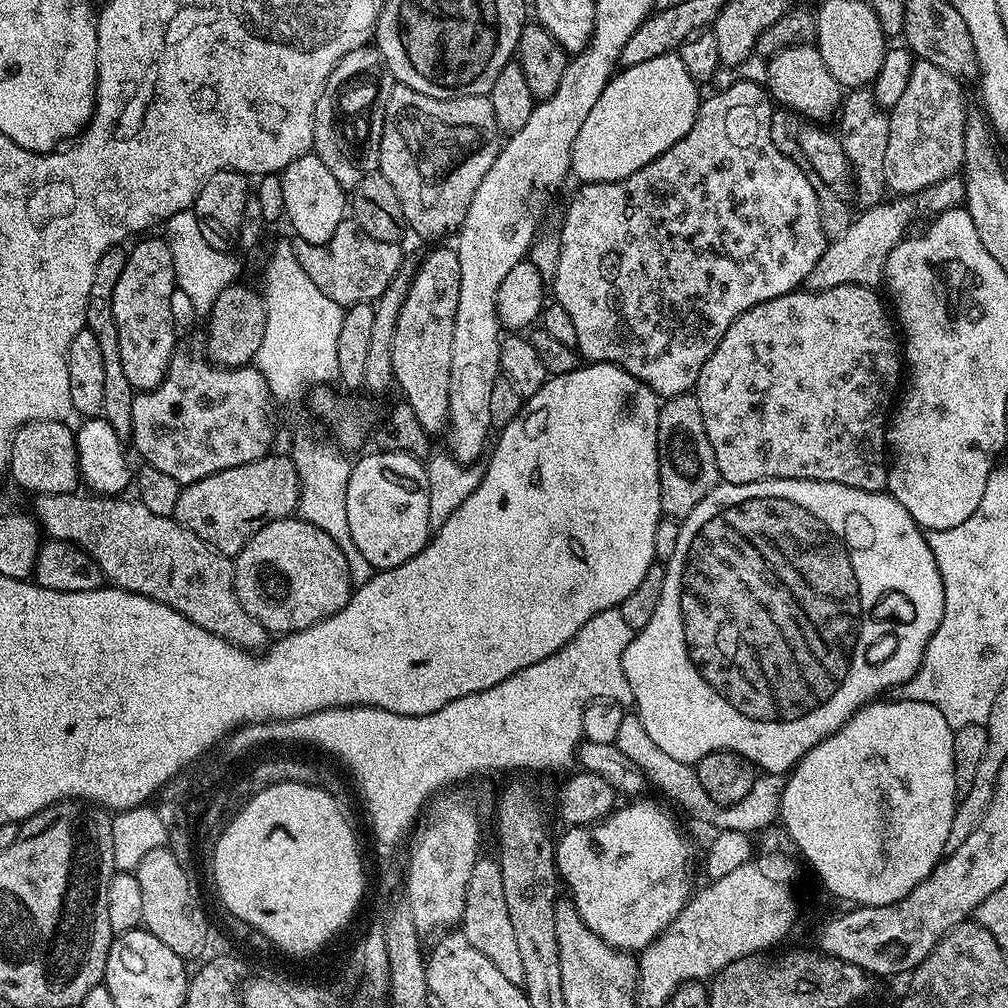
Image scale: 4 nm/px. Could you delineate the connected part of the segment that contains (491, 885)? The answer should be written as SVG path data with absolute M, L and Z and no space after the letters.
M496 858L484 859L477 859L470 874L470 886L466 886L466 906L462 910L459 927L466 934L470 946L474 946L474 950L486 954L486 958L490 958L490 962L494 962L494 966L498 966L498 970L502 970L502 974L510 978L510 982L523 985L522 962L510 923L510 913L506 911L506 897L502 891L500 862Z

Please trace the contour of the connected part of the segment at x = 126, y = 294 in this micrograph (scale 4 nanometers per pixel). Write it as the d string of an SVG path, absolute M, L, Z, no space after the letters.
M140 238L133 248L130 248L128 257L126 258L126 266L122 266L122 274L118 278L118 286L114 286L114 298L112 299L112 309L114 310L114 322L118 326L118 346L122 354L122 370L126 370L126 379L130 381L130 386L134 390L143 390L145 388L157 388L162 382L162 378L166 374L166 370L170 366L170 358L176 349L176 341L178 333L176 333L176 320L172 317L172 295L177 295L178 289L176 287L176 275L174 274L174 258L170 254L170 246L167 239L160 238L160 240L144 240L148 238Z

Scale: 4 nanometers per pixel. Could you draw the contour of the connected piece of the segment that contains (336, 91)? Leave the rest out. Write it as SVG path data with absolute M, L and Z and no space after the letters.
M365 46L342 57L318 98L312 119L314 154L346 190L356 188L366 174L379 169L384 111L393 83L380 49Z

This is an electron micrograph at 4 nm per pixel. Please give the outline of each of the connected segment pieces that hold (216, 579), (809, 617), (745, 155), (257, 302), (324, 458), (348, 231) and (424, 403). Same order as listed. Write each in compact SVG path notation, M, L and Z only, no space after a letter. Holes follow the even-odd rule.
M79 491L67 492L66 494L50 494L49 496L37 495L36 512L34 511L34 519L40 525L43 535L53 540L65 540L71 544L81 548L83 552L88 552L90 558L94 558L94 562L98 564L102 570L105 581L111 587L121 588L127 592L134 594L142 594L151 600L157 600L159 604L170 606L178 614L182 614L190 622L194 622L194 626L198 626L202 630L206 630L215 636L221 636L223 640L229 640L230 643L236 645L237 648L245 650L260 650L269 643L270 633L267 628L262 627L257 620L250 618L250 614L246 614L246 610L242 610L242 602L238 602L238 594L234 584L234 574L236 573L236 565L233 557L224 556L218 550L214 550L206 542L202 542L202 538L198 538L198 534L194 534L190 530L186 530L186 526L182 526L173 517L159 516L158 514L150 514L150 510L146 510L146 506L142 506L139 500L135 498L117 498L115 496L101 496L99 494L84 494L88 496L80 496Z
M759 480L750 484L725 484L721 482L716 485L714 490L710 490L710 494L706 494L706 498L702 498L702 502L698 502L698 506L694 506L694 510L690 510L688 516L683 517L678 534L678 547L675 548L674 554L666 562L664 581L662 582L662 598L658 598L658 607L654 609L654 618L650 618L650 622L646 622L646 626L642 626L633 635L630 646L626 646L624 651L622 670L625 671L626 679L630 682L630 689L633 690L634 713L641 719L643 729L646 730L646 734L650 734L655 745L663 753L670 754L671 757L682 763L694 766L711 752L737 752L746 757L750 763L756 765L761 773L787 774L795 768L796 763L809 750L818 746L818 742L822 742L830 734L837 732L859 708L863 708L865 704L875 701L881 694L887 693L898 687L899 684L914 678L915 672L919 670L923 660L924 648L930 642L930 638L937 630L939 623L942 622L943 598L943 582L939 574L938 562L935 561L935 556L927 544L925 533L920 525L914 522L914 518L910 518L910 514L906 514L906 506L902 506L902 502L889 496L887 491L854 490L854 486L842 486L838 482L818 482L817 480ZM888 635L896 636L896 652L890 653L888 660L881 662L880 668L872 668L871 662L864 660L864 652L870 651L872 644L879 642L880 636Z
M740 80L737 84L732 84L729 88L724 88L721 92L714 93L709 100L707 97L701 103L698 114L694 118L694 126L690 126L686 138L674 142L674 146L670 146L670 150L666 150L658 158L654 158L654 162L642 166L642 170L634 170L634 174L630 174L626 178L615 180L614 182L581 183L579 185L580 189L573 194L572 201L569 202L568 209L564 212L564 225L558 228L561 257L558 260L557 276L550 283L550 288L551 291L552 289L556 291L556 296L554 296L555 303L560 304L562 310L566 310L566 314L570 314L571 320L574 321L574 330L578 333L576 348L578 349L579 355L585 361L593 364L617 364L619 368L626 370L631 376L638 378L646 386L650 386L650 390L661 398L671 398L673 396L682 396L691 393L698 382L698 374L702 374L702 366L706 366L706 358L710 358L710 354L714 354L714 346L718 346L718 342L722 342L722 334L726 334L726 330L730 330L730 326L742 313L750 310L754 306L758 306L762 302L766 302L770 298L778 298L787 292L797 291L807 281L810 270L814 270L814 266L818 266L818 258L822 258L826 243L824 231L822 230L820 207L818 206L818 198L816 197L816 184L814 183L813 177L793 157L782 154L782 150L778 150L778 146L774 146L774 142L770 138L770 122L772 121L773 111L774 101L769 96L768 89L763 83L755 84L752 80Z
M237 282L224 288L222 294L214 302L212 311L207 313L208 340L206 339L206 351L213 364L221 368L242 368L251 365L258 354L258 346L262 346L262 337L266 334L266 310L264 309L264 297L256 292L248 284Z
M312 428L298 429L292 440L290 455L300 475L300 501L296 504L296 512L299 519L310 522L310 526L318 526L318 530L334 538L338 550L342 550L346 558L346 566L350 566L353 585L359 586L370 582L374 569L358 551L358 546L354 546L354 538L350 538L350 522L346 518L346 486L352 464L344 457L347 455L331 439L328 440L323 440Z
M345 218L338 226L338 230L334 230L334 234L330 234L330 238L325 244L311 244L299 238L292 240L292 252L298 258L298 263L302 265L302 270L306 270L307 276L314 281L314 286L318 286L318 290L322 290L322 294L326 294L326 298L338 302L341 306L366 304L378 299L382 290L386 290L386 286L390 286L400 265L405 263L406 256L400 253L400 247L399 243L378 242L378 238L370 238L370 234L366 234L351 218Z
M455 247L436 248L415 269L410 290L394 326L392 374L400 387L403 403L414 410L414 418L430 434L448 427L450 406L450 345L454 343L454 314L458 314L458 290L462 266L458 266Z

